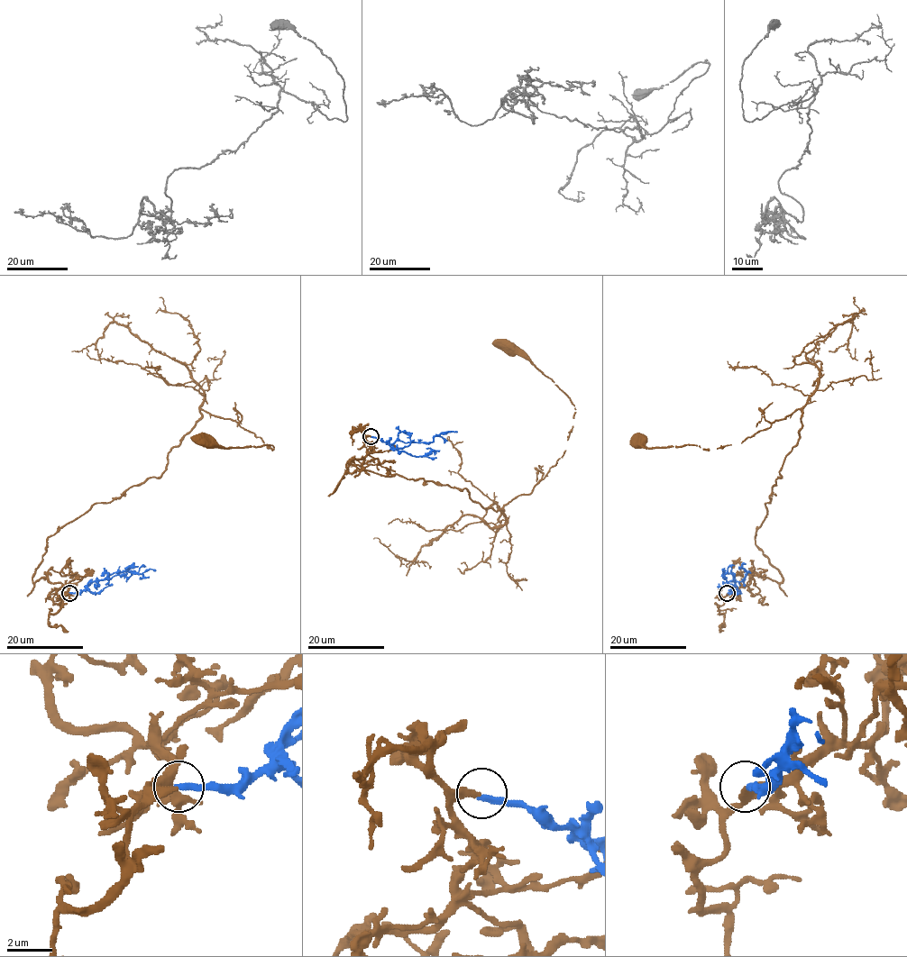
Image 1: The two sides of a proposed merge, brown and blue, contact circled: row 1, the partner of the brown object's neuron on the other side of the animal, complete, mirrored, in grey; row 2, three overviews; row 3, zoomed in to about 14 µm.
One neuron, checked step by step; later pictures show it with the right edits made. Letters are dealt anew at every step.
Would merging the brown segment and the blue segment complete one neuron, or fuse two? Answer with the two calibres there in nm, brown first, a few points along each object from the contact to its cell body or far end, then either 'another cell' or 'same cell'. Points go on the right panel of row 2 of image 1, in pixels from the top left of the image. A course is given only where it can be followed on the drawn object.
320/280 nm | brown via (727, 593), (754, 573), (782, 581), (755, 532), (797, 443), (801, 412), (717, 449), (645, 448), (637, 440) | blue via (727, 593), (735, 583), (732, 581), (734, 575), (723, 573), (722, 570) | same cell

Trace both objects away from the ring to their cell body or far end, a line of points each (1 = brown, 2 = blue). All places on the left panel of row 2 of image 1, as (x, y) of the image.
1: (69, 593), (45, 573), (32, 581), (47, 539), (96, 503), (160, 477), (203, 409), (273, 449), (207, 440)
2: (69, 593), (80, 593), (88, 583), (115, 575), (129, 577), (132, 573), (156, 570)

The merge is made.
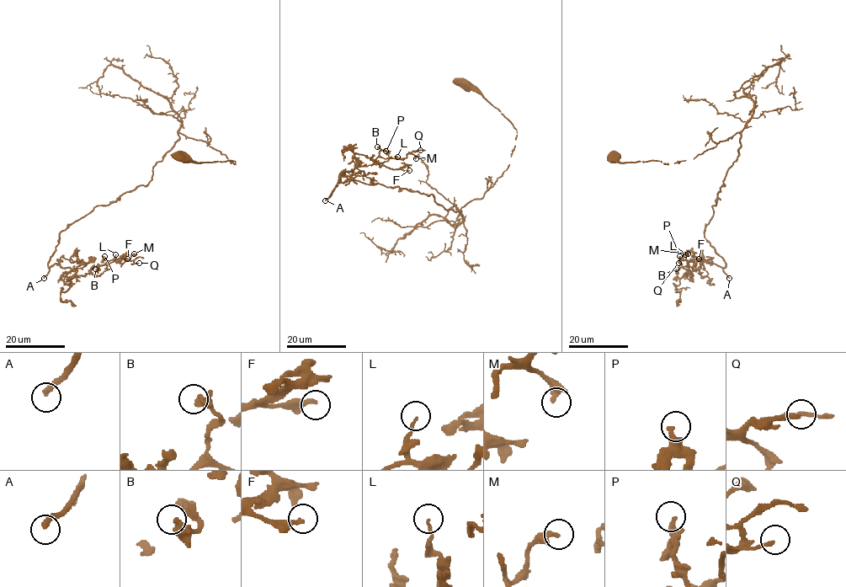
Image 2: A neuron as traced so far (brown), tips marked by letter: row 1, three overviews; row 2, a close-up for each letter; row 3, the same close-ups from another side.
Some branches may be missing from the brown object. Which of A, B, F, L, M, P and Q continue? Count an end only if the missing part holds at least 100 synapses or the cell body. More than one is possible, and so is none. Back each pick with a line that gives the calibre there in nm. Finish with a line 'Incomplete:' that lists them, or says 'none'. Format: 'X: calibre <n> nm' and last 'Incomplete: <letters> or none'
A: calibre 240 nm
Incomplete: A

